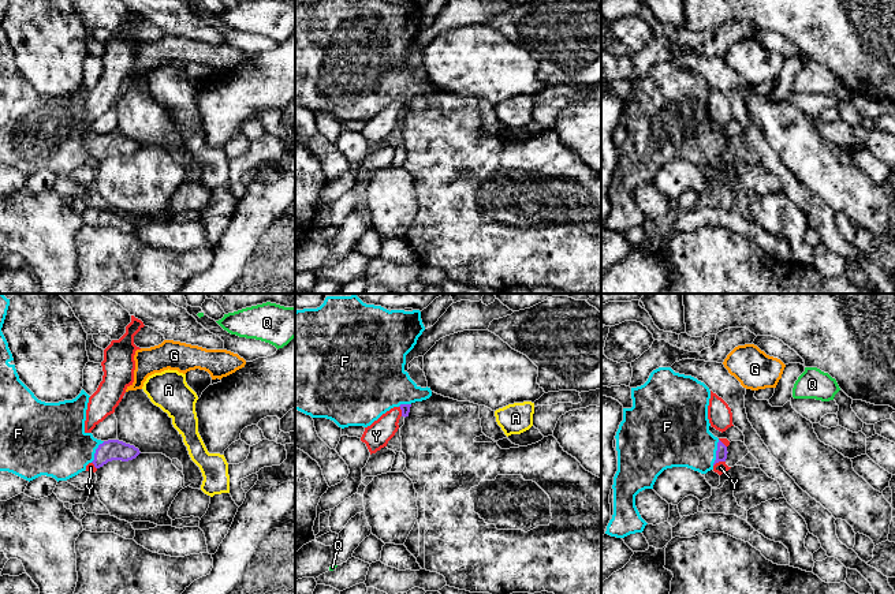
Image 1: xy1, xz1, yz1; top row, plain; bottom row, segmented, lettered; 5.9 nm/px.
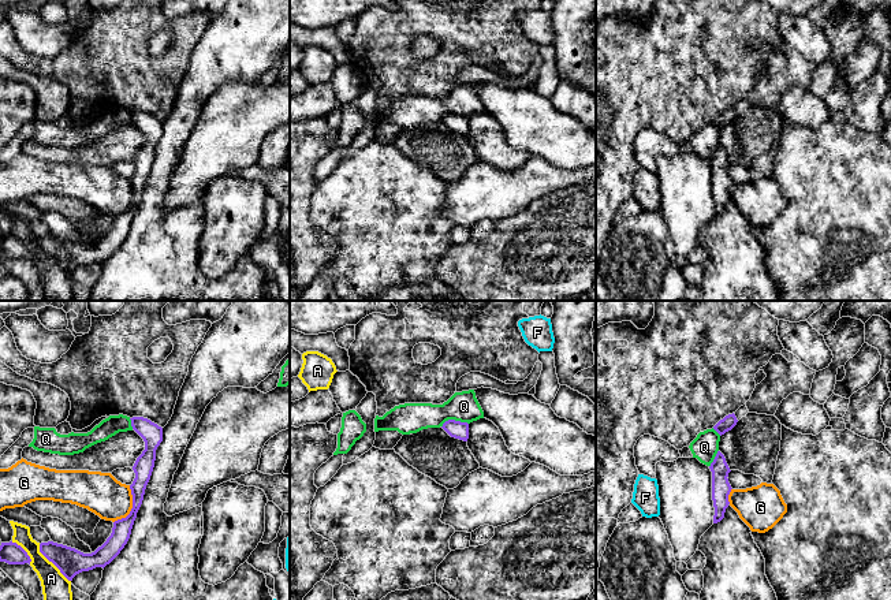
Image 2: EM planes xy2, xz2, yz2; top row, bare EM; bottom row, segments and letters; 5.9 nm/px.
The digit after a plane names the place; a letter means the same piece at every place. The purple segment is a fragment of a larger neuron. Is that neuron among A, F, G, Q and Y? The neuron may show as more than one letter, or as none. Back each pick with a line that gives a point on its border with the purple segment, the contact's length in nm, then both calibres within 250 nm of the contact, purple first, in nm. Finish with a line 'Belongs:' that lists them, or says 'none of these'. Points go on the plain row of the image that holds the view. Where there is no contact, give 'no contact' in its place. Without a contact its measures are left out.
F: yz1 (716, 146) | 160 nm | 70/380 nm
Belongs: F

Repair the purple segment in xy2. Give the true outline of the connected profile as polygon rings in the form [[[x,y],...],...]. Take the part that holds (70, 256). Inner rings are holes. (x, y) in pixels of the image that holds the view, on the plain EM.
[[[133,111],[130,113],[133,123],[145,135],[145,144],[133,160],[135,172],[130,179],[133,189],[133,202],[130,208],[113,216],[111,230],[92,247],[83,247],[75,242],[53,235],[40,238],[40,246],[52,256],[68,275],[72,275],[72,272],[82,265],[89,265],[96,261],[104,262],[120,247],[130,232],[137,206],[142,198],[145,183],[154,161],[156,144],[163,135],[161,120],[143,111]]]

